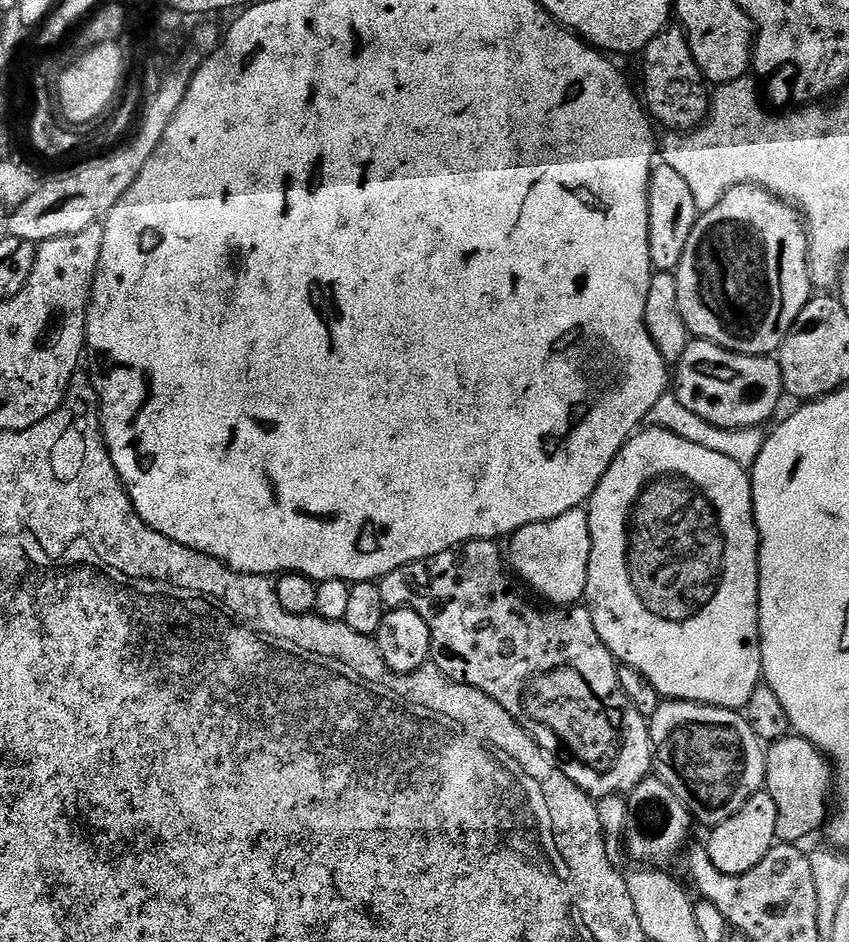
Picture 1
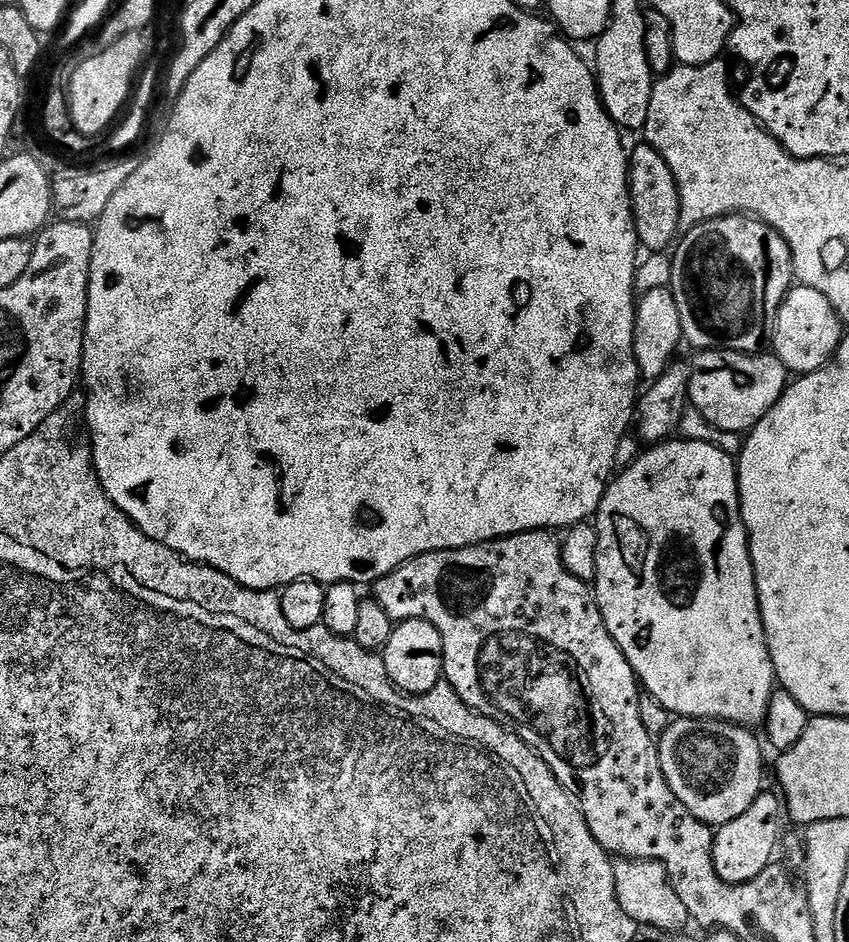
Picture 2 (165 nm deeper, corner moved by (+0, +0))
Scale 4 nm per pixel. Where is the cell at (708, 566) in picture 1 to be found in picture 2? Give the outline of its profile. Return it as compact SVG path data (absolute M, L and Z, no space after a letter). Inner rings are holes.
M669 438L645 447L634 463L623 469L609 483L608 489L604 491L600 509L596 511L594 527L598 534L594 581L596 605L599 606L602 618L606 622L606 630L612 635L622 654L626 654L630 666L636 671L636 679L640 681L643 691L658 698L658 702L662 702L662 706L666 706L666 710L676 718L724 720L728 724L741 726L763 725L768 703L778 687L778 681L760 613L756 575L752 565L752 555L748 549L748 531L740 516L740 477L734 457L718 450L718 446L683 438Z

